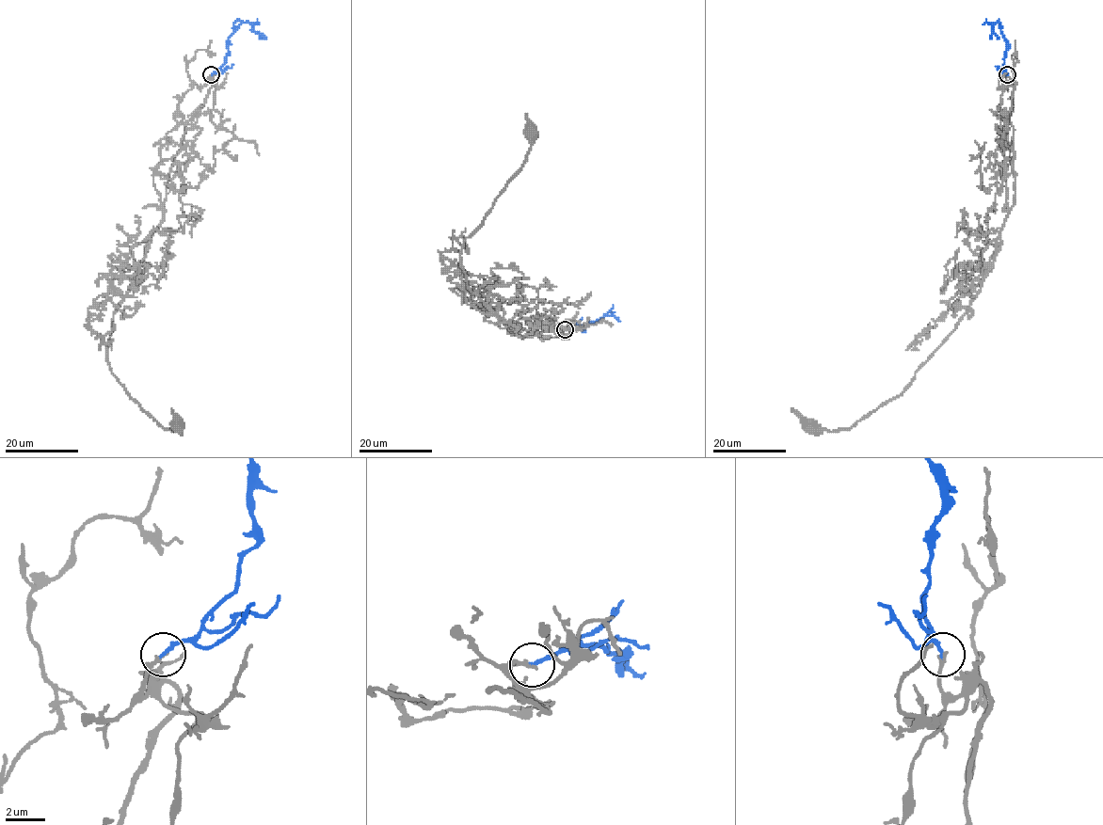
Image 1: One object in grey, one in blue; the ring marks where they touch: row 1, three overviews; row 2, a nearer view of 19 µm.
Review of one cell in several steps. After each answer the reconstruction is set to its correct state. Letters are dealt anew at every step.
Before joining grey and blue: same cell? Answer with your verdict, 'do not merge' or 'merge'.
merge

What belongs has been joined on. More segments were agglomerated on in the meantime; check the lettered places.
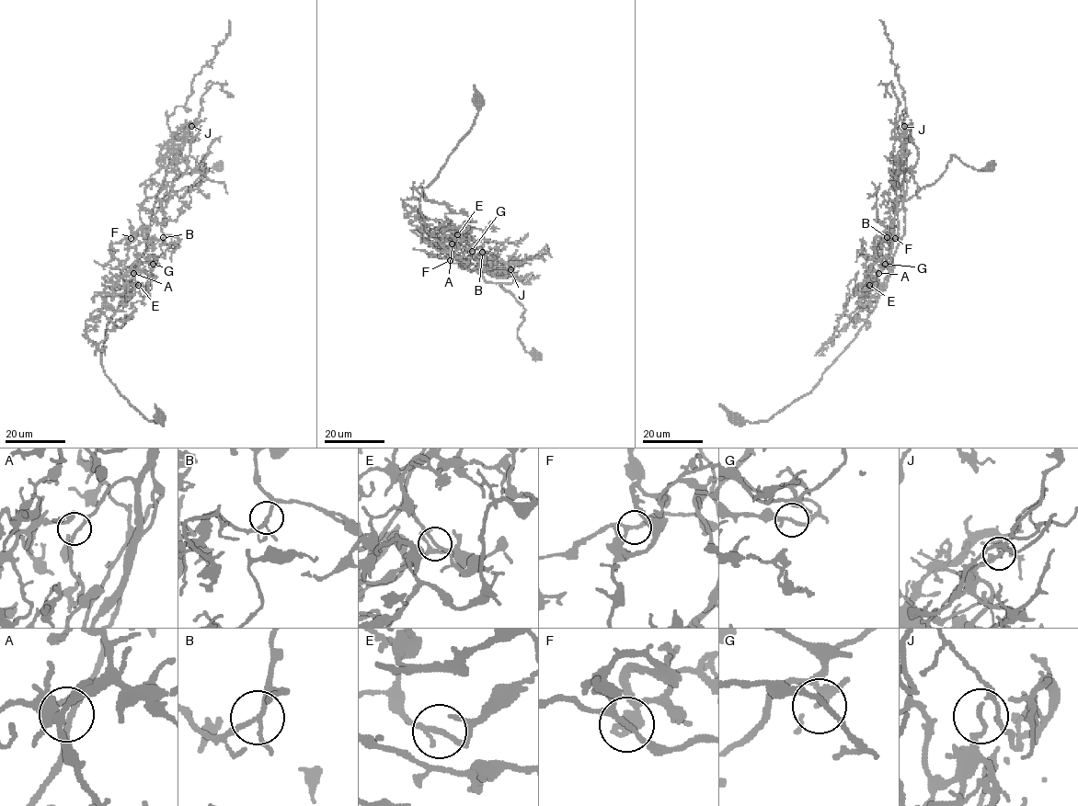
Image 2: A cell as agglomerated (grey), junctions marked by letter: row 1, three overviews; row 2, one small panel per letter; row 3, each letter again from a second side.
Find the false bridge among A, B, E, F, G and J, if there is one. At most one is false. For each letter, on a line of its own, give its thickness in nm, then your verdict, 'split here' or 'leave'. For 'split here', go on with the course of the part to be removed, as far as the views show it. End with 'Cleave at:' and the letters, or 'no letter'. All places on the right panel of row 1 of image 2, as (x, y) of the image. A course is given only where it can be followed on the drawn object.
A: 160 nm | leave
B: 140 nm | leave
E: 140 nm | leave
F: 170 nm | leave
G: 150 nm | leave
J: 100 nm | split here | (904, 126), (911, 131), (904, 167), (906, 200), (930, 186), (952, 155), (979, 171), (992, 164)
Cleave at: J

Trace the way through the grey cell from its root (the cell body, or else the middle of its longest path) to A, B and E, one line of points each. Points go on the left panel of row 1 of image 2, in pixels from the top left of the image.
A: (158, 420), (148, 421), (133, 407), (108, 379), (101, 363), (106, 325), (120, 305), (133, 273)
B: (158, 420), (148, 421), (117, 389), (100, 349), (106, 325), (146, 247), (154, 207), (164, 216), (164, 237)
E: (158, 420), (148, 421), (130, 403), (100, 358), (106, 325), (120, 302), (148, 293), (138, 285)

